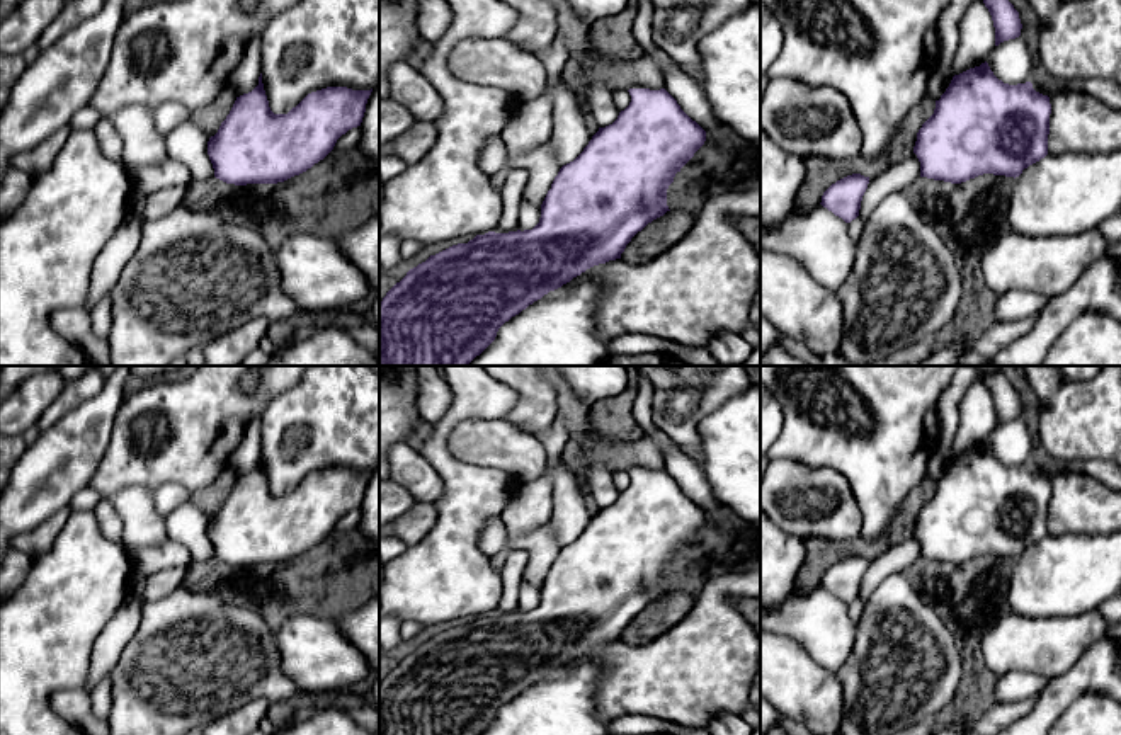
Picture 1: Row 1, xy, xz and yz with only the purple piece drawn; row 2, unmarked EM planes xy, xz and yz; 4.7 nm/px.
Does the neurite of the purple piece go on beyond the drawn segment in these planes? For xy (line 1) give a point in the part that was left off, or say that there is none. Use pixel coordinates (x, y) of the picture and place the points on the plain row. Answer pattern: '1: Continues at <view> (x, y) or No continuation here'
1: No continuation here

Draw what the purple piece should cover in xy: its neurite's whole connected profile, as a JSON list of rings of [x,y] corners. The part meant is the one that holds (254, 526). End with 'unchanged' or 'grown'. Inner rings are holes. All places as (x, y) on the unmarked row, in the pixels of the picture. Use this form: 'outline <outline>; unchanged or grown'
outline [[[260,454],[259,466],[252,473],[236,478],[218,514],[208,522],[208,536],[214,550],[214,558],[226,565],[247,567],[277,565],[306,553],[333,531],[342,516],[361,507],[371,473],[373,470],[352,471],[347,468],[327,468],[308,475],[287,495],[274,495],[269,488]]]; unchanged

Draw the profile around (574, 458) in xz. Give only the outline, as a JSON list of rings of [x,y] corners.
[[[568,439],[568,442],[563,447],[563,453],[561,453],[560,459],[563,461],[563,464],[570,471],[578,473],[582,478],[592,468],[595,468],[595,464],[592,464],[590,459],[582,451],[582,446],[577,441],[573,441],[573,439]]]

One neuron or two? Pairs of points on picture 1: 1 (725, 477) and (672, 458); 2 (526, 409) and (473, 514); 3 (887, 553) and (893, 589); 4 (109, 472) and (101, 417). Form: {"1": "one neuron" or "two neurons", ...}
{"1": "two neurons", "2": "two neurons", "3": "two neurons", "4": "two neurons"}

